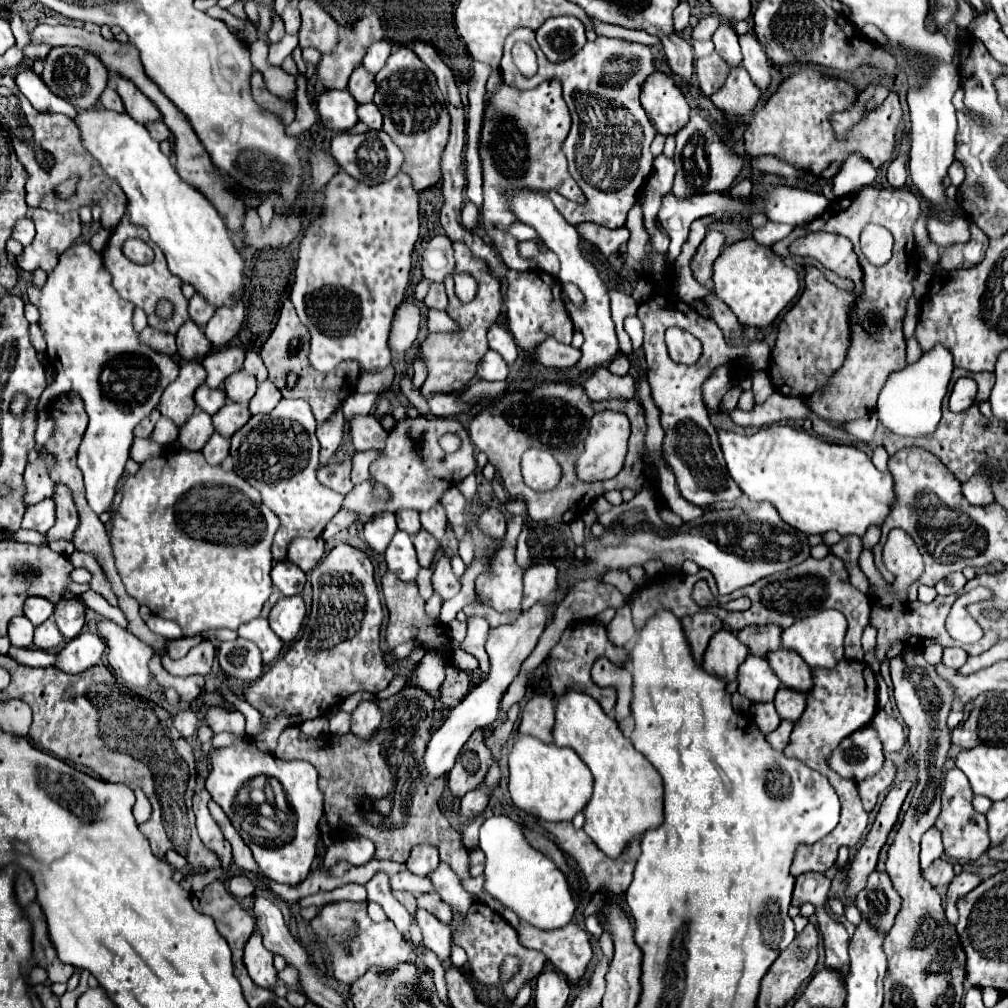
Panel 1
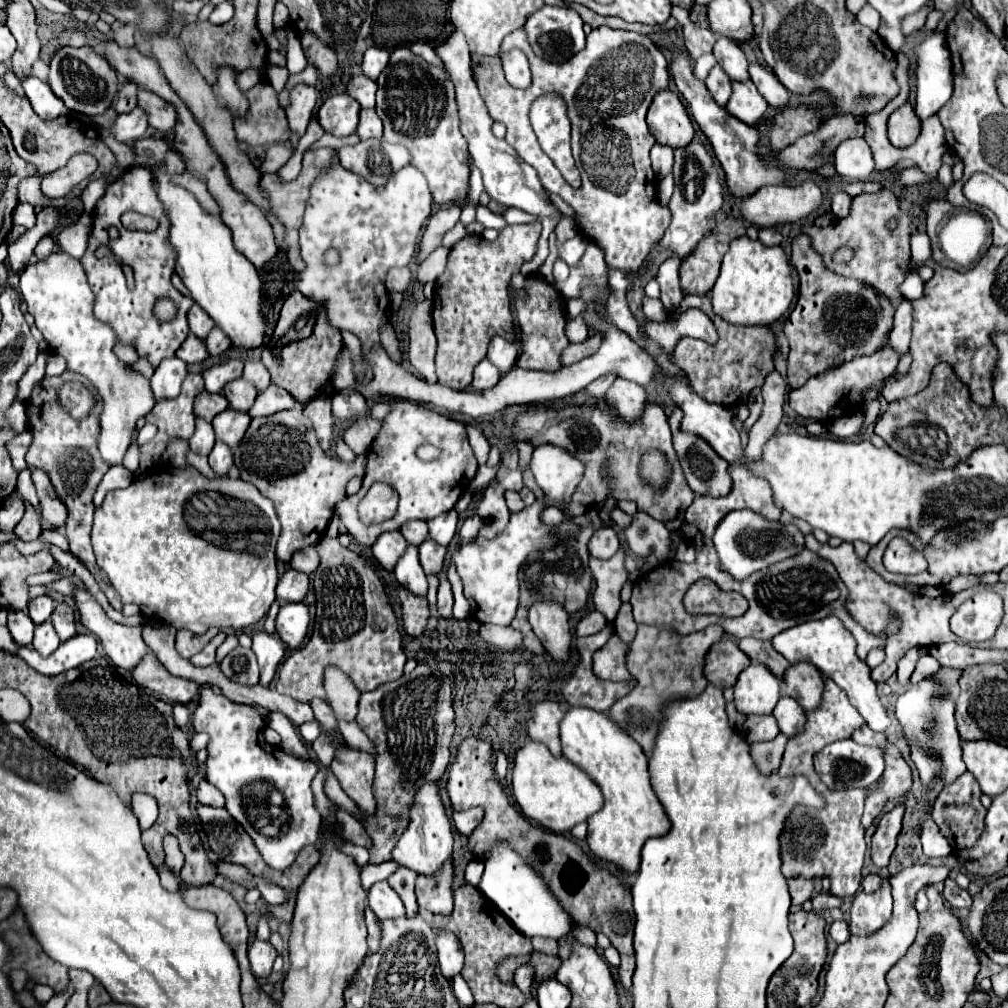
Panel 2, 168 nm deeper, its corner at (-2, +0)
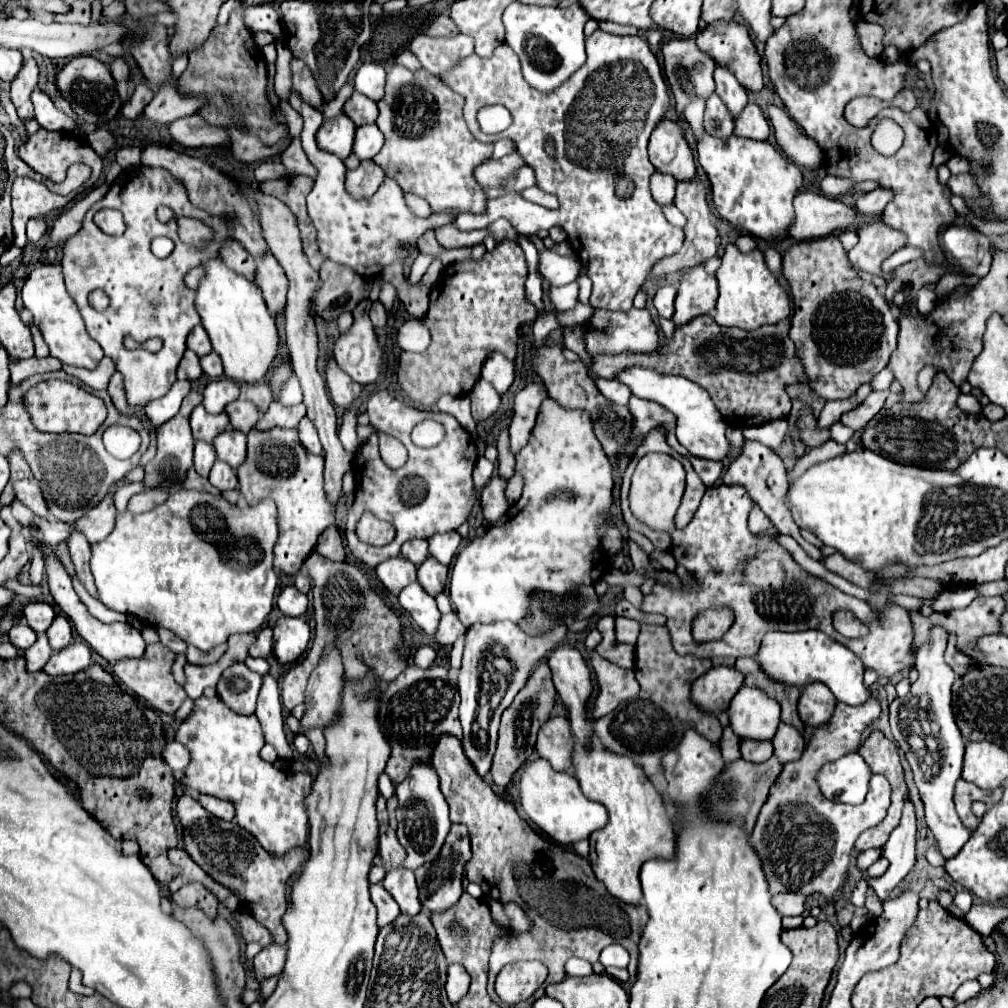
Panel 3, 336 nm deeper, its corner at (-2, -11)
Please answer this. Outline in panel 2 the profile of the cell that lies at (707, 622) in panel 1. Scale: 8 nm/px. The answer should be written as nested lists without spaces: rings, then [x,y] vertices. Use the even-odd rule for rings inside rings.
[[[638,625],[634,641],[628,645],[626,653],[626,669],[630,675],[636,675],[638,685],[616,701],[610,709],[612,719],[626,731],[650,757],[654,747],[654,737],[658,733],[658,723],[662,719],[662,707],[670,699],[698,697],[708,681],[704,677],[704,657],[712,643],[724,637],[724,629],[720,625],[708,625],[706,629],[690,635],[680,635],[672,629],[660,629],[650,625]]]

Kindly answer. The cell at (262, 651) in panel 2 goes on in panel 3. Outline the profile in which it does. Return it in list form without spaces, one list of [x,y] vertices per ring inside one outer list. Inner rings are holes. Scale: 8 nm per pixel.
[[[264,676],[264,686],[258,696],[256,718],[260,720],[266,744],[272,744],[276,748],[280,760],[292,760],[296,754],[294,754],[292,746],[288,746],[286,734],[284,734],[280,690],[278,690],[278,684],[272,676]]]

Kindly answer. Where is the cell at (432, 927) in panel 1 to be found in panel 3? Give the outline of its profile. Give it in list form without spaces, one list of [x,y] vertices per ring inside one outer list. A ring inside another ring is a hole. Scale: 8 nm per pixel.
[[[450,964],[450,968],[448,968],[448,982],[446,982],[448,1000],[452,1004],[458,1004],[460,998],[466,996],[468,986],[470,986],[470,974],[466,972],[466,968],[462,968],[460,964]]]

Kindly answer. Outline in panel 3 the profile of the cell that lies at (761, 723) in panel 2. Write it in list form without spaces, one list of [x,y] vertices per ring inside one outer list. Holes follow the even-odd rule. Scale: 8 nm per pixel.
[[[742,740],[740,742],[740,754],[748,762],[766,762],[772,756],[772,742],[754,742],[754,740]]]

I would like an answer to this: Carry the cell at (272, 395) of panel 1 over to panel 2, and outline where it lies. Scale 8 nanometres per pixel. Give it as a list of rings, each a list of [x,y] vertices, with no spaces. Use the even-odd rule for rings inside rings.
[[[270,385],[268,389],[260,391],[254,405],[250,407],[250,417],[268,417],[274,415],[282,409],[288,409],[294,405],[294,399],[290,397],[290,393],[278,385]]]

